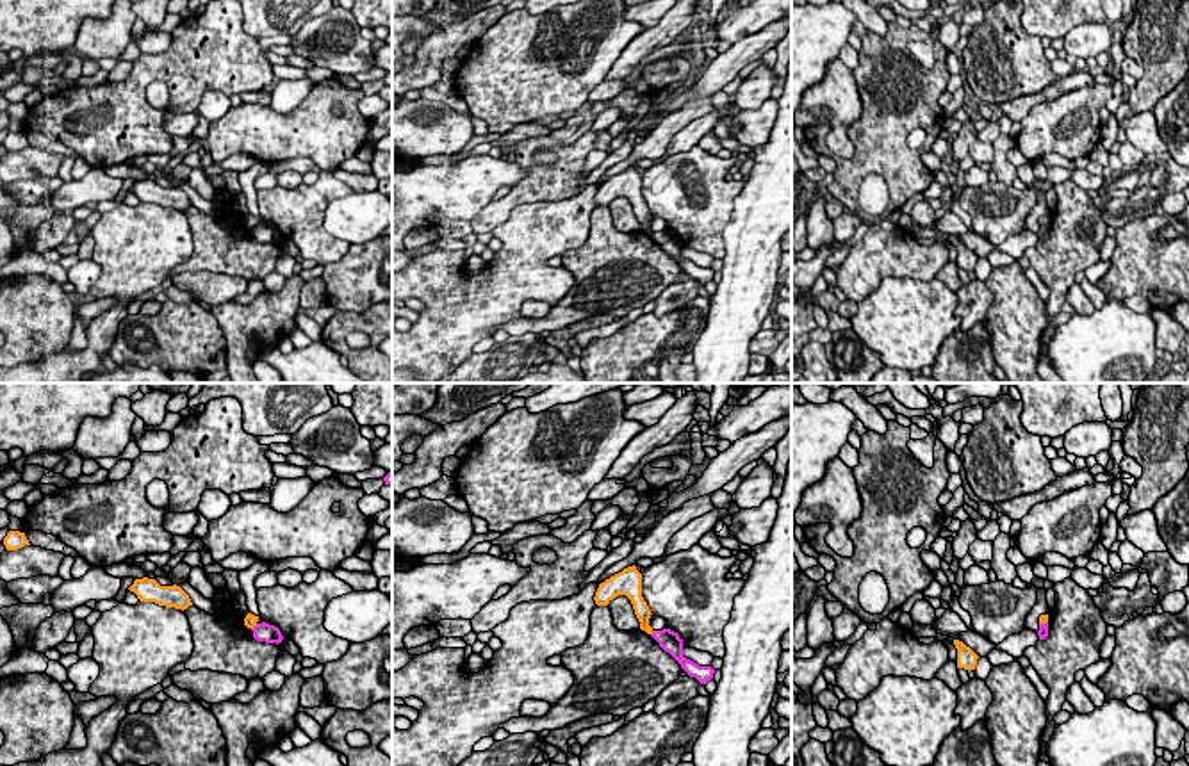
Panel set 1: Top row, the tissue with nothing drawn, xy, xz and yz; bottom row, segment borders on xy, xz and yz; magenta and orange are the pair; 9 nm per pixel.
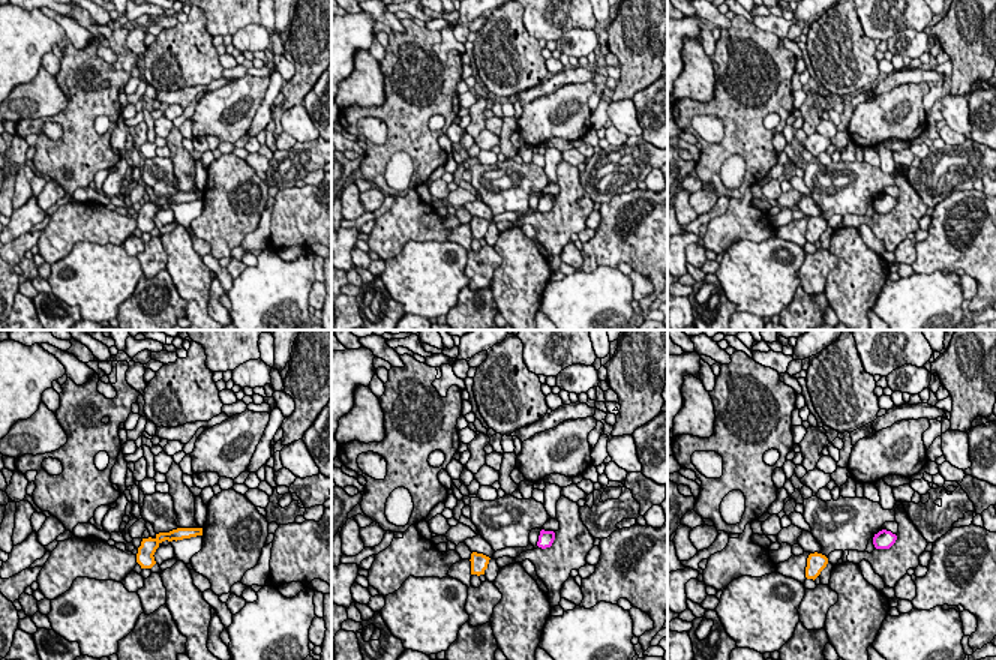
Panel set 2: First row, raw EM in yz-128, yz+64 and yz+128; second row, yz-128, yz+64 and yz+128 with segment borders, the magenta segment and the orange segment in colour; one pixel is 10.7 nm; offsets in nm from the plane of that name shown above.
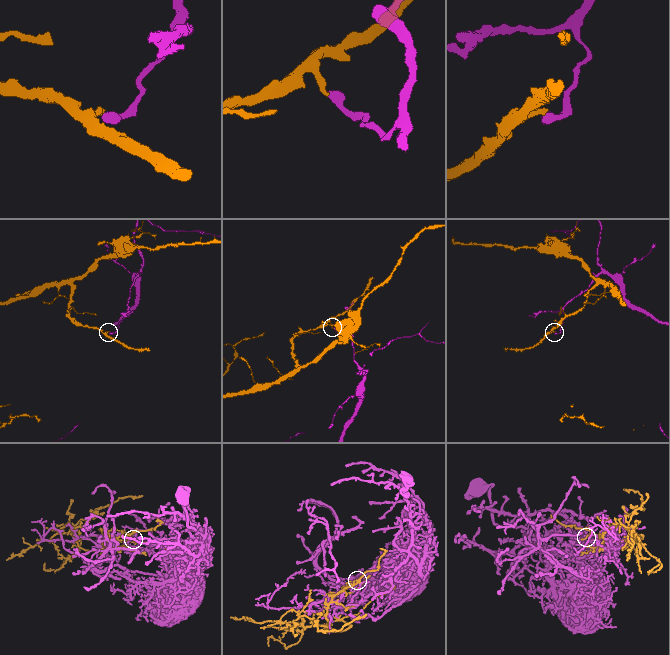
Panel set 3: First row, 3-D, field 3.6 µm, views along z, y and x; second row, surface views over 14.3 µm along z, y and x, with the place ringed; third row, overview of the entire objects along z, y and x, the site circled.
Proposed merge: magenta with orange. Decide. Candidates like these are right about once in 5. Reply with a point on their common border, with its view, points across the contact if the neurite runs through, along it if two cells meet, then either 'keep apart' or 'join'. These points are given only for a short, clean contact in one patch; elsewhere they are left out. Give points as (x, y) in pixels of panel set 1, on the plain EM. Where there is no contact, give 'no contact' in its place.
xz (653, 234) | along xz (655, 232), (651, 236) | keep apart

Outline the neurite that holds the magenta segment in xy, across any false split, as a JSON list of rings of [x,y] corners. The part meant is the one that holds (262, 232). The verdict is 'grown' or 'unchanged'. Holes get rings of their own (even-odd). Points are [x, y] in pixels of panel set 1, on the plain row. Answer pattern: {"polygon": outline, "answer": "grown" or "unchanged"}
{"polygon": [[[266,223],[257,224],[251,232],[253,232],[253,239],[257,242],[276,244],[278,246],[283,240],[280,230],[275,228],[275,226],[269,226]]], "answer": "unchanged"}

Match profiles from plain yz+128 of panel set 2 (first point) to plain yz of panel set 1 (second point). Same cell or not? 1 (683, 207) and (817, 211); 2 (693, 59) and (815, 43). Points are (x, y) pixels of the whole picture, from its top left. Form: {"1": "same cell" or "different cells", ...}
{"1": "same cell", "2": "different cells"}

